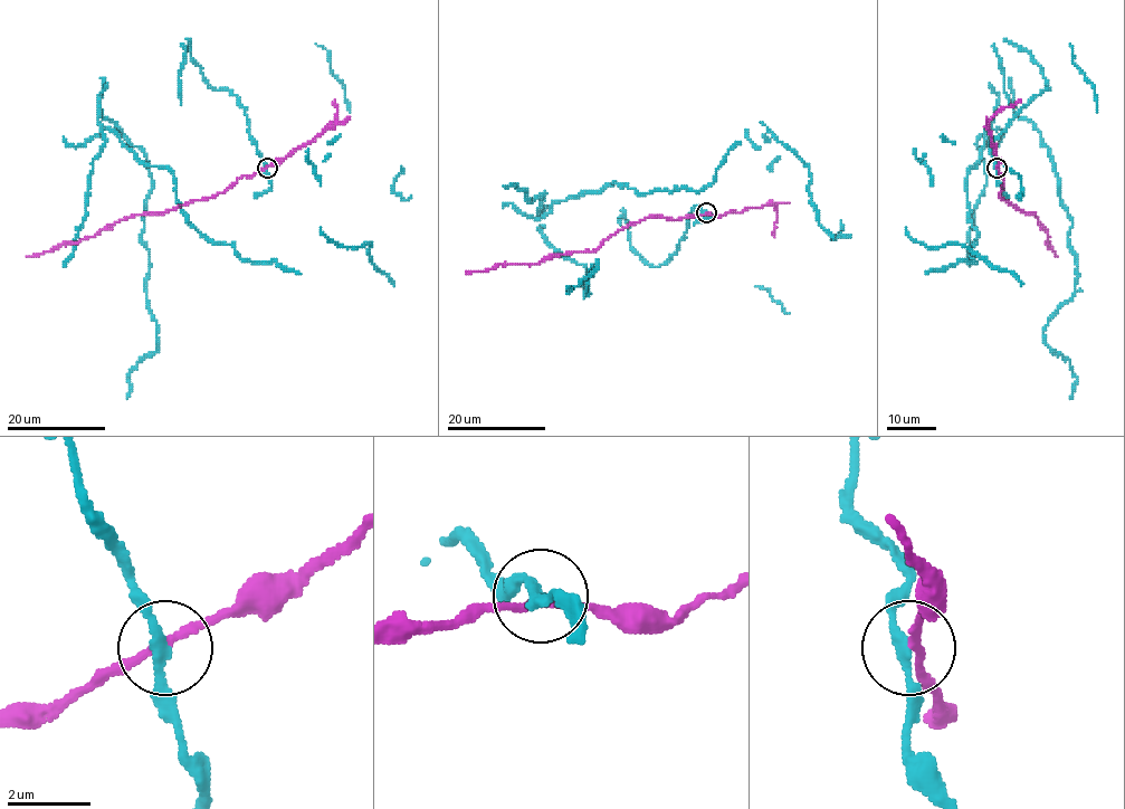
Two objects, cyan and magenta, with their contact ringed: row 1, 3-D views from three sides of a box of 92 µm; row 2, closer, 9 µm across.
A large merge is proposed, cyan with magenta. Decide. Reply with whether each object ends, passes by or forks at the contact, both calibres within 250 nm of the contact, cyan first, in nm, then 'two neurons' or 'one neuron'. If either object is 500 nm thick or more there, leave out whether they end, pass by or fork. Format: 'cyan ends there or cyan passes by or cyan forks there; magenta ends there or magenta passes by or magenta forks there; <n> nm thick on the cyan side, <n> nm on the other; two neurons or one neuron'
cyan passes by; magenta passes by; 200 nm thick on the cyan side, 190 nm on the other; two neurons

